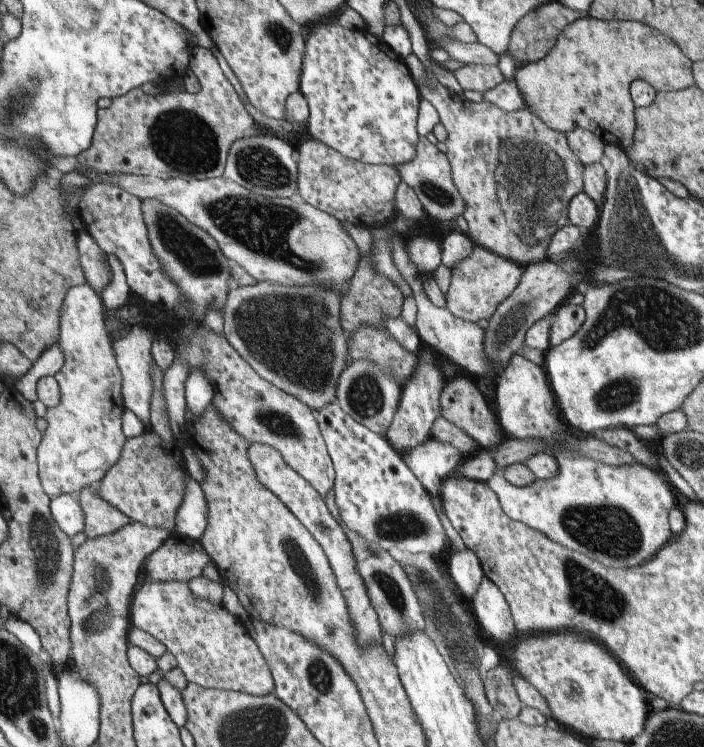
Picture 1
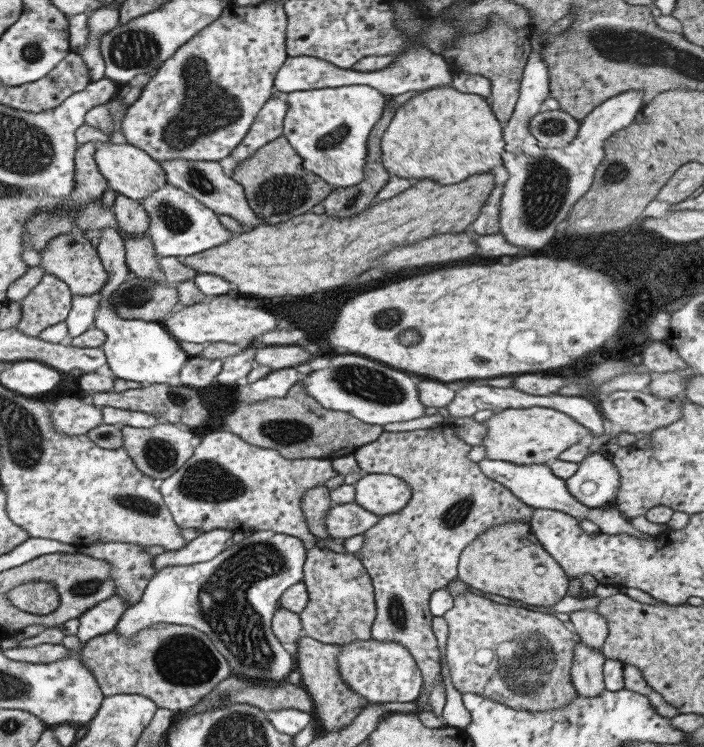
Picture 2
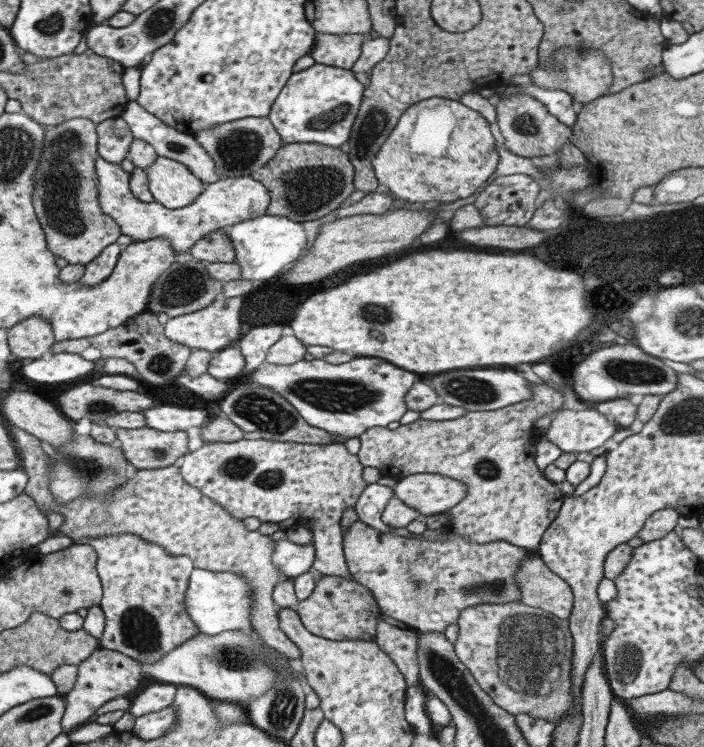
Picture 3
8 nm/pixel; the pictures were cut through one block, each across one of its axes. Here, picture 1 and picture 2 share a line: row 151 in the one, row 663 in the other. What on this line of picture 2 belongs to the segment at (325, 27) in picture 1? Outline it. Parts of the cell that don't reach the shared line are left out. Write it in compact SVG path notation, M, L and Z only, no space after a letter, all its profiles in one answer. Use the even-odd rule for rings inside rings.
M377 639L353 640L340 644L337 653L337 672L341 680L367 703L411 702L417 699L422 676L413 657L403 645L395 641Z

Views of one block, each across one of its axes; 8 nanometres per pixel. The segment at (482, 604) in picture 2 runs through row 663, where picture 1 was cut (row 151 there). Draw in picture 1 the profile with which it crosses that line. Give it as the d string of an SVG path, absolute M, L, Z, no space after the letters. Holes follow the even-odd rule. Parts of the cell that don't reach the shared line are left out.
M425 69L427 82L417 87L420 98L433 104L439 122L444 126L445 153L451 168L453 186L465 202L463 218L467 223L465 235L489 252L515 262L521 268L531 262L541 262L547 257L545 252L553 233L569 224L567 206L570 197L582 192L582 172L584 165L566 143L566 136L545 126L535 114L528 110L505 112L493 104L468 101L462 95L449 92L437 82L437 78Z

